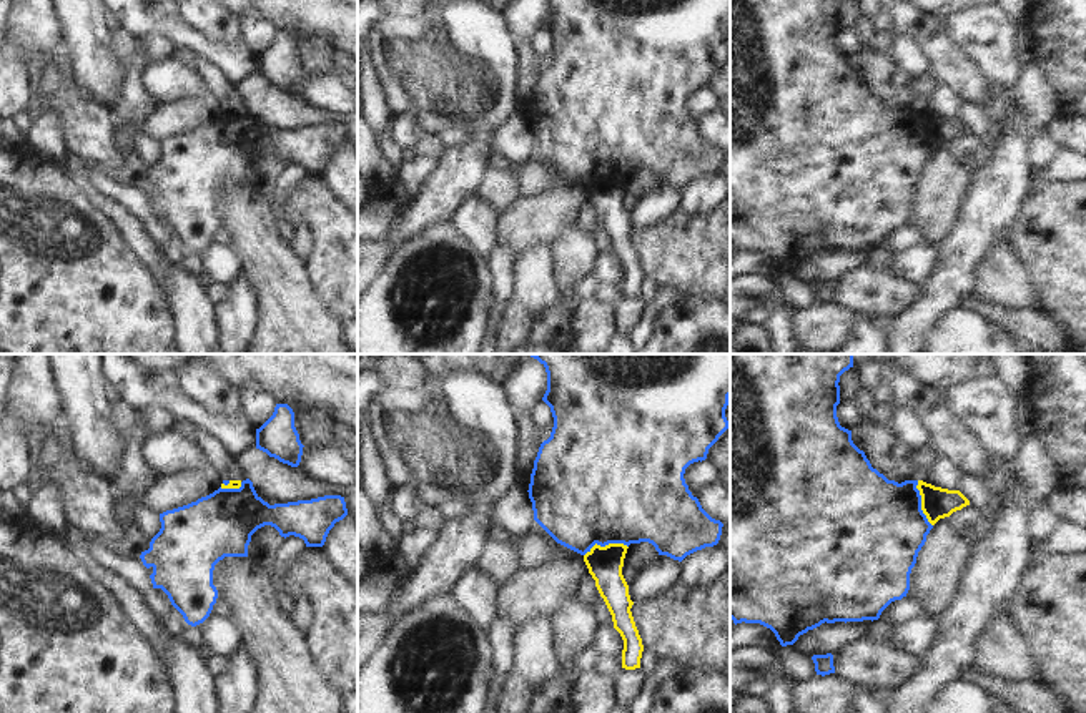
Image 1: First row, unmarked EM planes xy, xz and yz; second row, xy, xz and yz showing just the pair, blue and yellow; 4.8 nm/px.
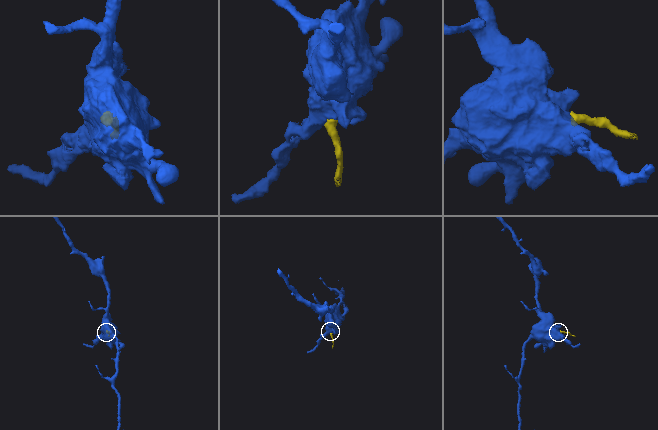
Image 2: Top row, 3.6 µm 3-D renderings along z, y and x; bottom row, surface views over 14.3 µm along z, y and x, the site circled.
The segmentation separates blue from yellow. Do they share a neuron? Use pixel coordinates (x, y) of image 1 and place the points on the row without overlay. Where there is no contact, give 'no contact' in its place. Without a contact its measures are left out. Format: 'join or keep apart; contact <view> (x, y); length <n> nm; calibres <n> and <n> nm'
keep apart; contact xz (606, 172); length 220 nm; calibres 500 and 170 nm

